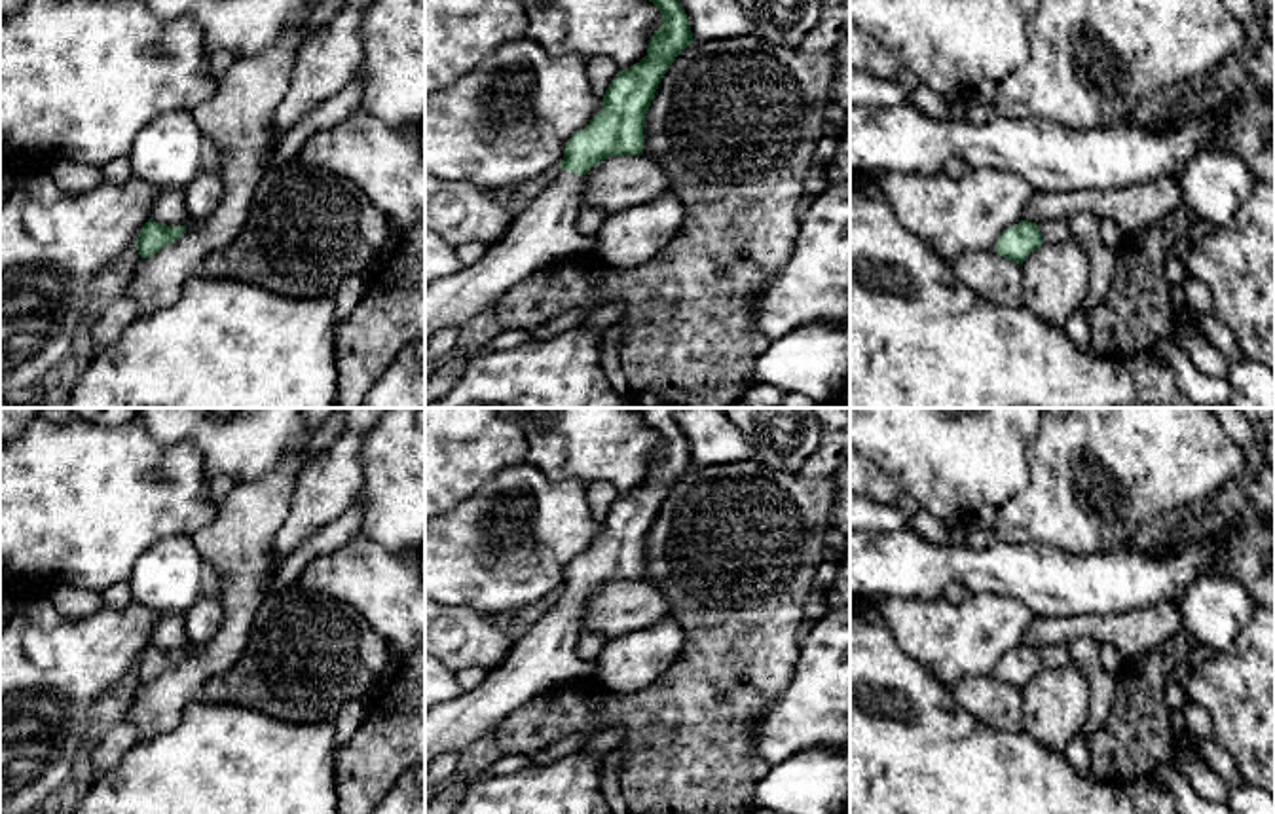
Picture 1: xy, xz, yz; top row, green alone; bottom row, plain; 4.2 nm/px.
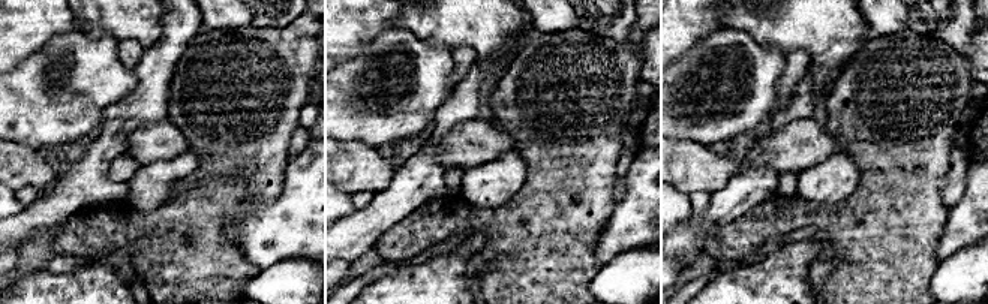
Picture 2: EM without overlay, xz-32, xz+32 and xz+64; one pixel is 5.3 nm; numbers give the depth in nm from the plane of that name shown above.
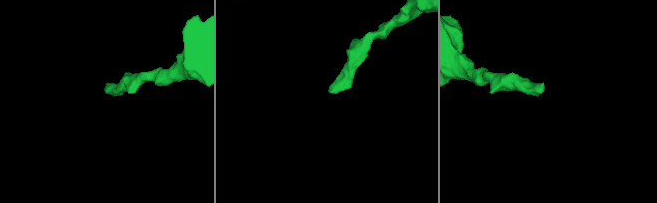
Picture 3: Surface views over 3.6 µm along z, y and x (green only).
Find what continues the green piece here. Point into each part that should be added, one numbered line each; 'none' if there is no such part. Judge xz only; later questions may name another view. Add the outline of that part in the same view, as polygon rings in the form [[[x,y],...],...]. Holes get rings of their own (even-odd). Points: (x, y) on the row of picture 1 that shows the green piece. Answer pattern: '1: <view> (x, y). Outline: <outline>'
1: xz (547, 230). Outline: [[[562,171],[529,207],[512,218],[505,237],[472,266],[425,288],[425,347],[442,326],[461,330],[507,290],[552,260],[596,252],[598,237],[577,230],[586,176]]]

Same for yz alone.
1: yz (1053, 232). Outline: [[[1044,220],[1038,224],[1042,233],[1042,245],[1057,245],[1072,241],[1072,233],[1066,220]]]

